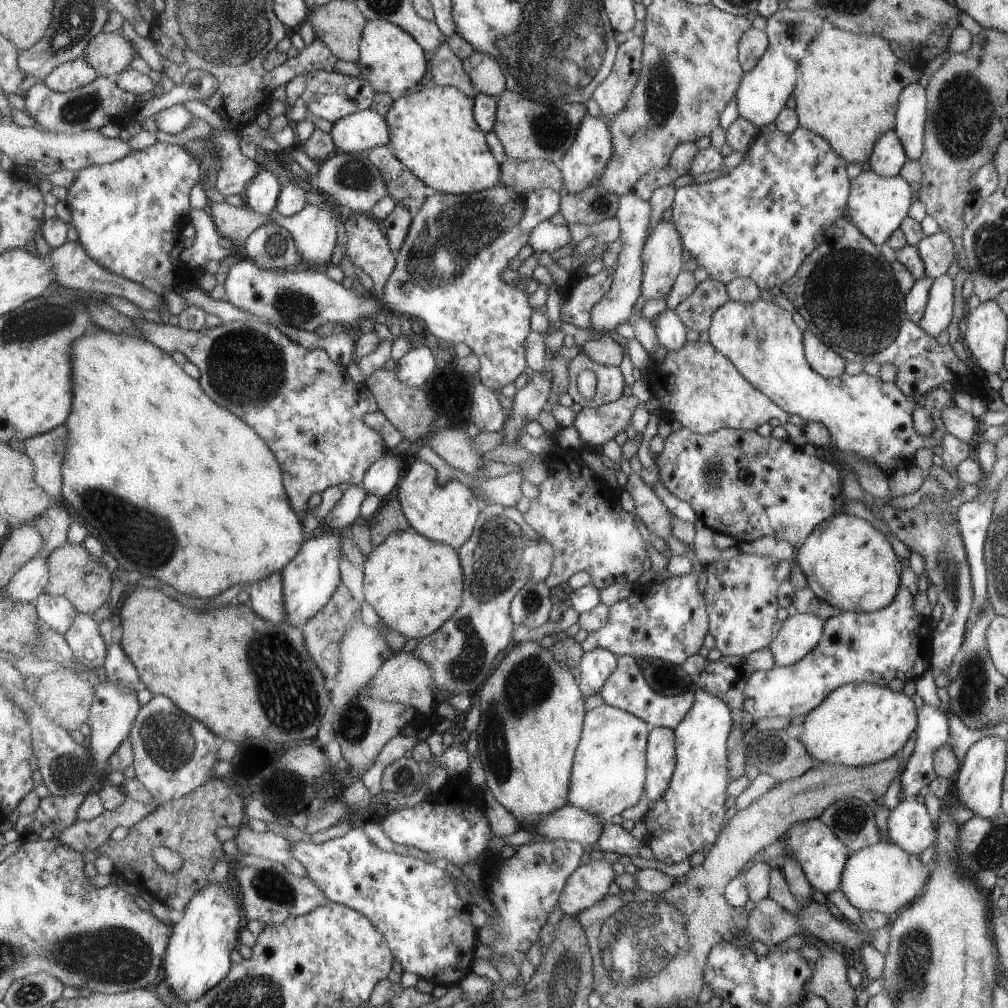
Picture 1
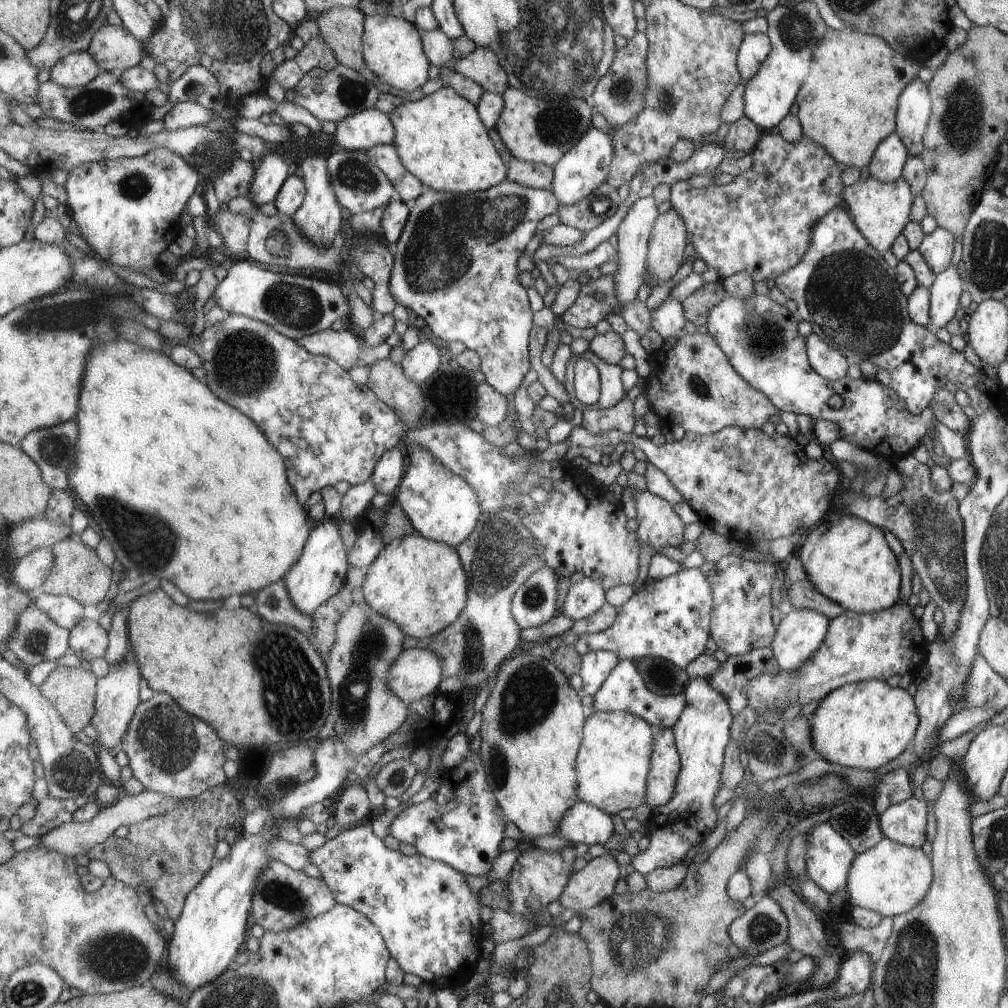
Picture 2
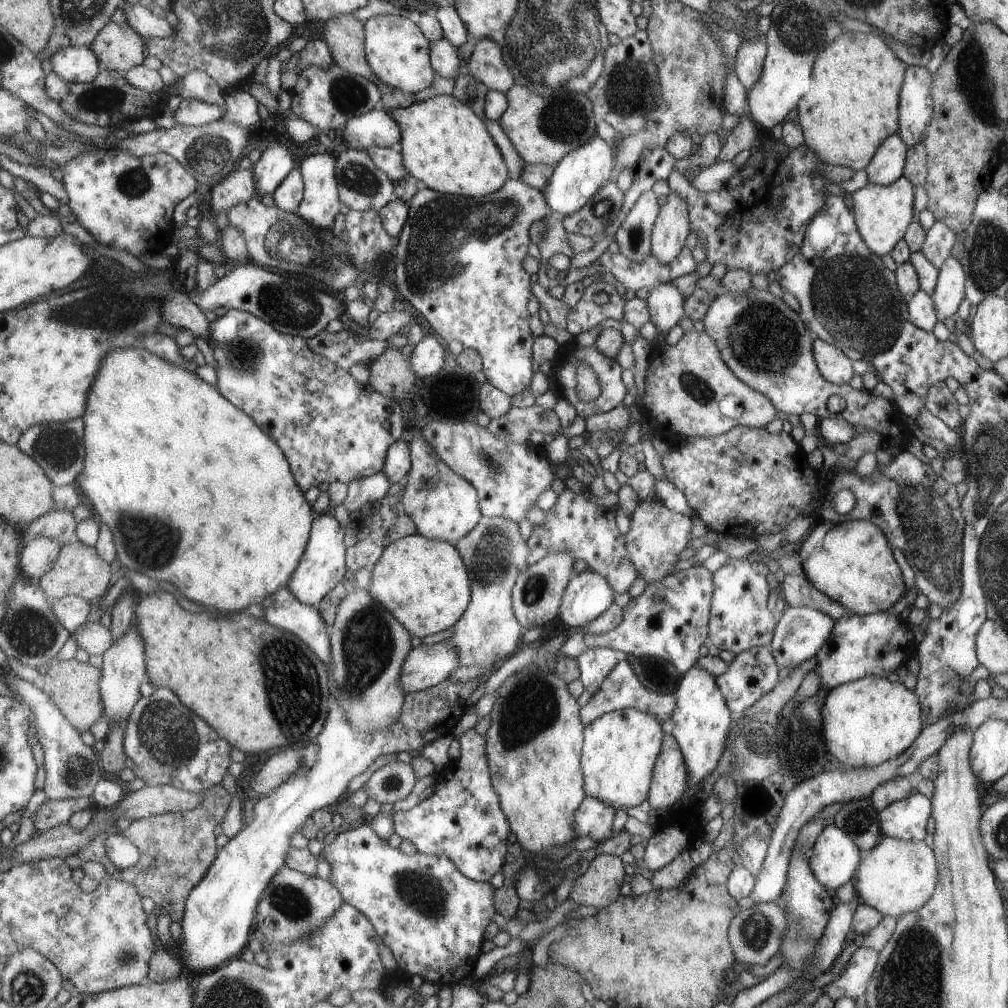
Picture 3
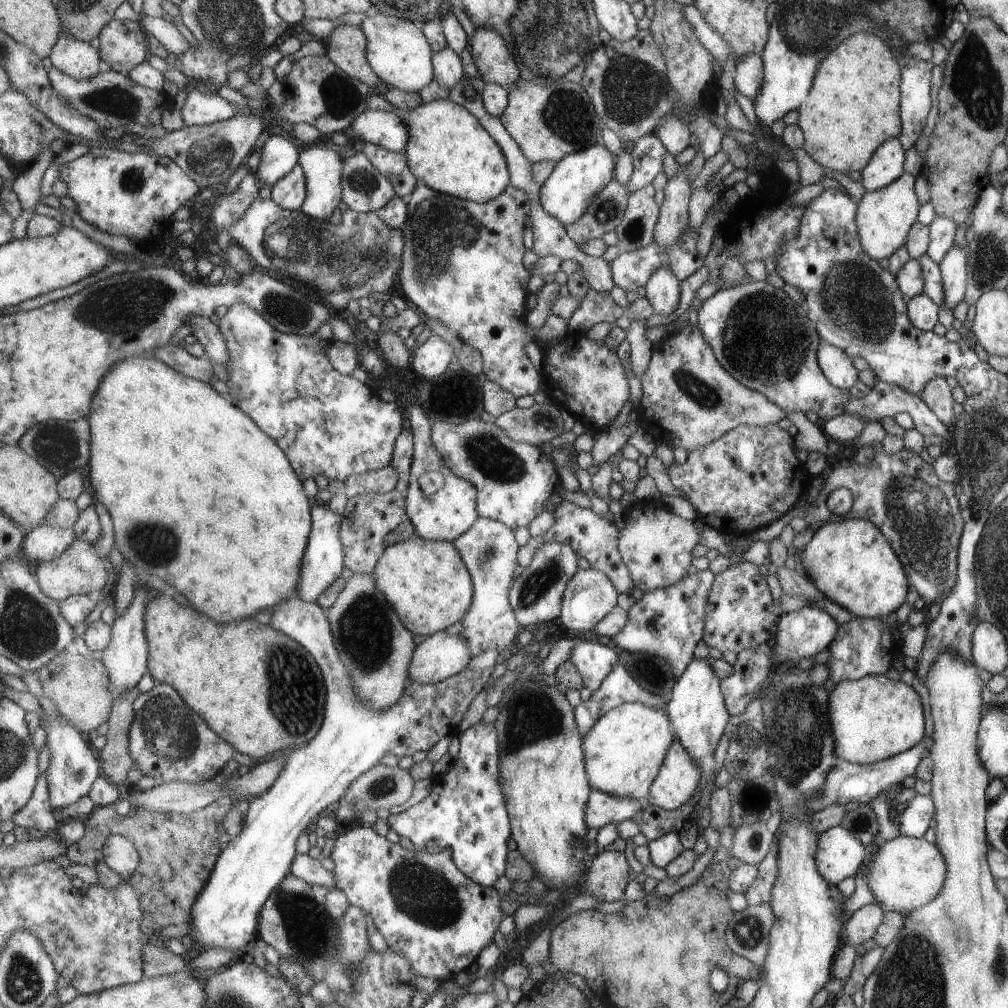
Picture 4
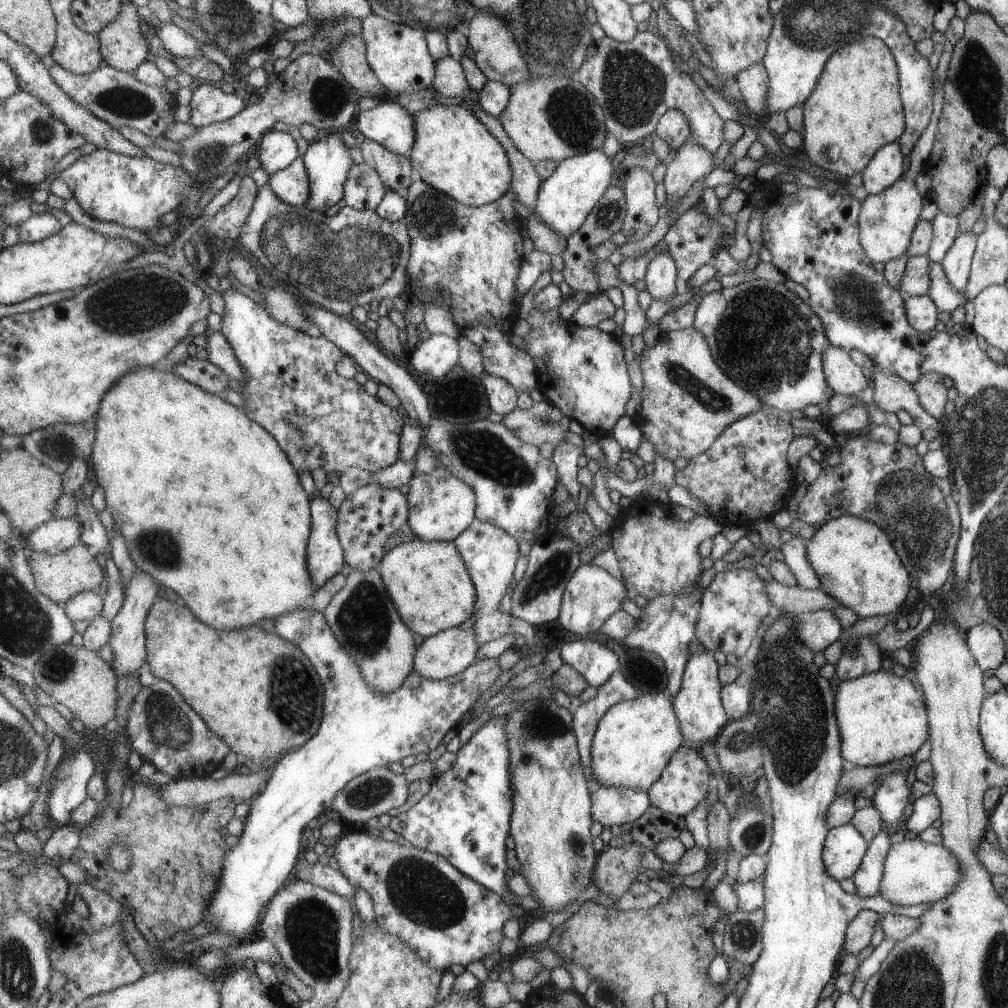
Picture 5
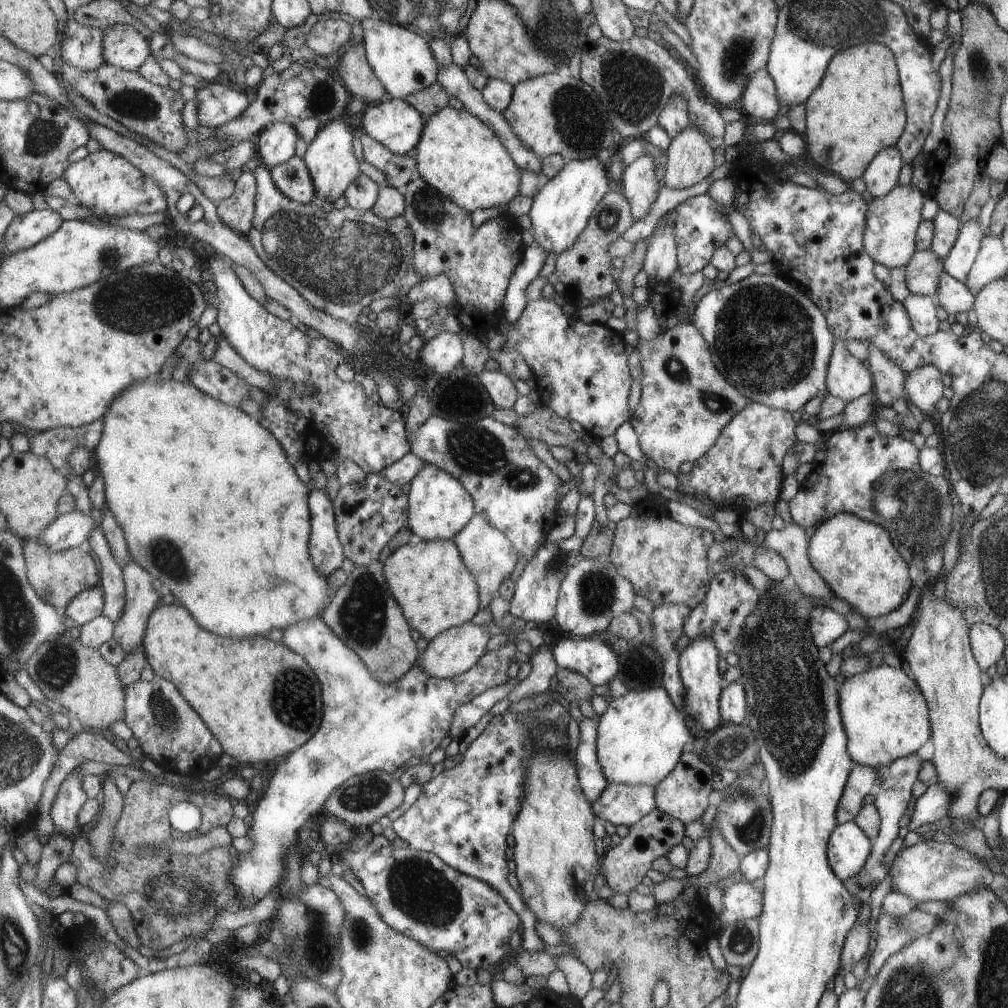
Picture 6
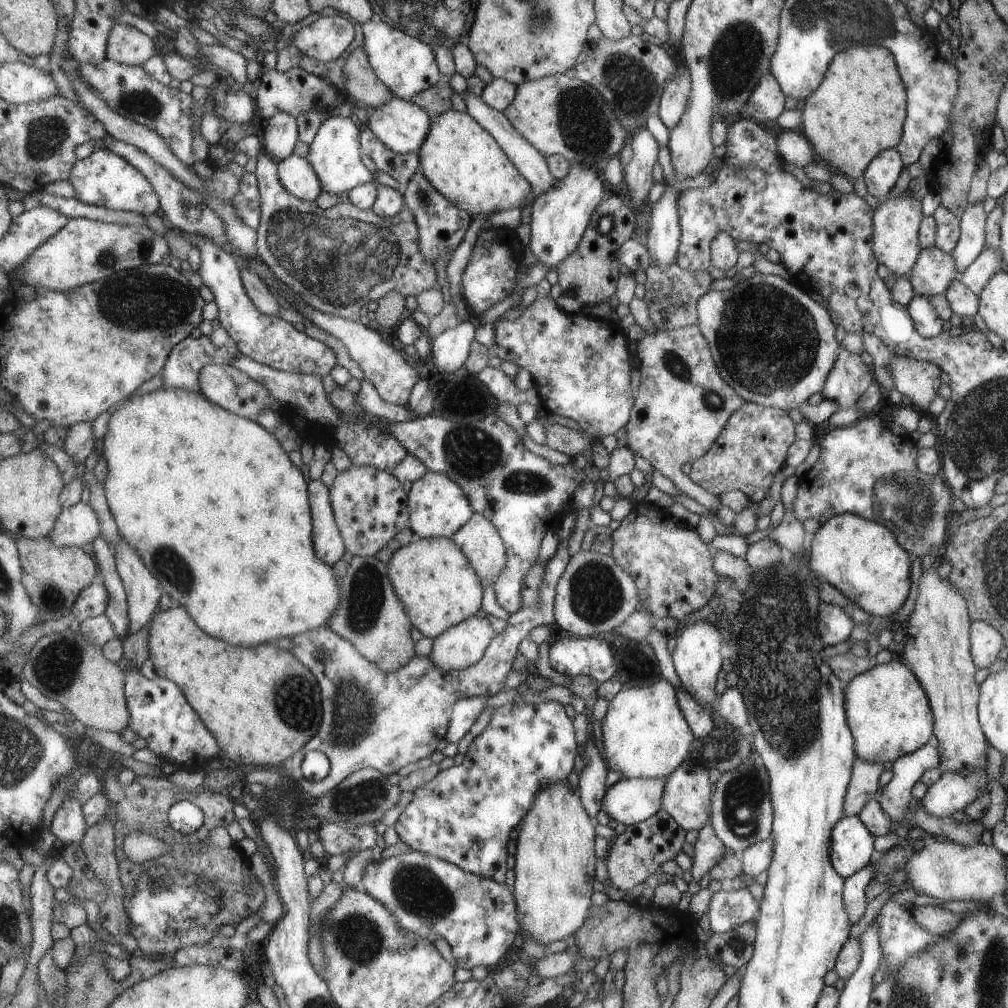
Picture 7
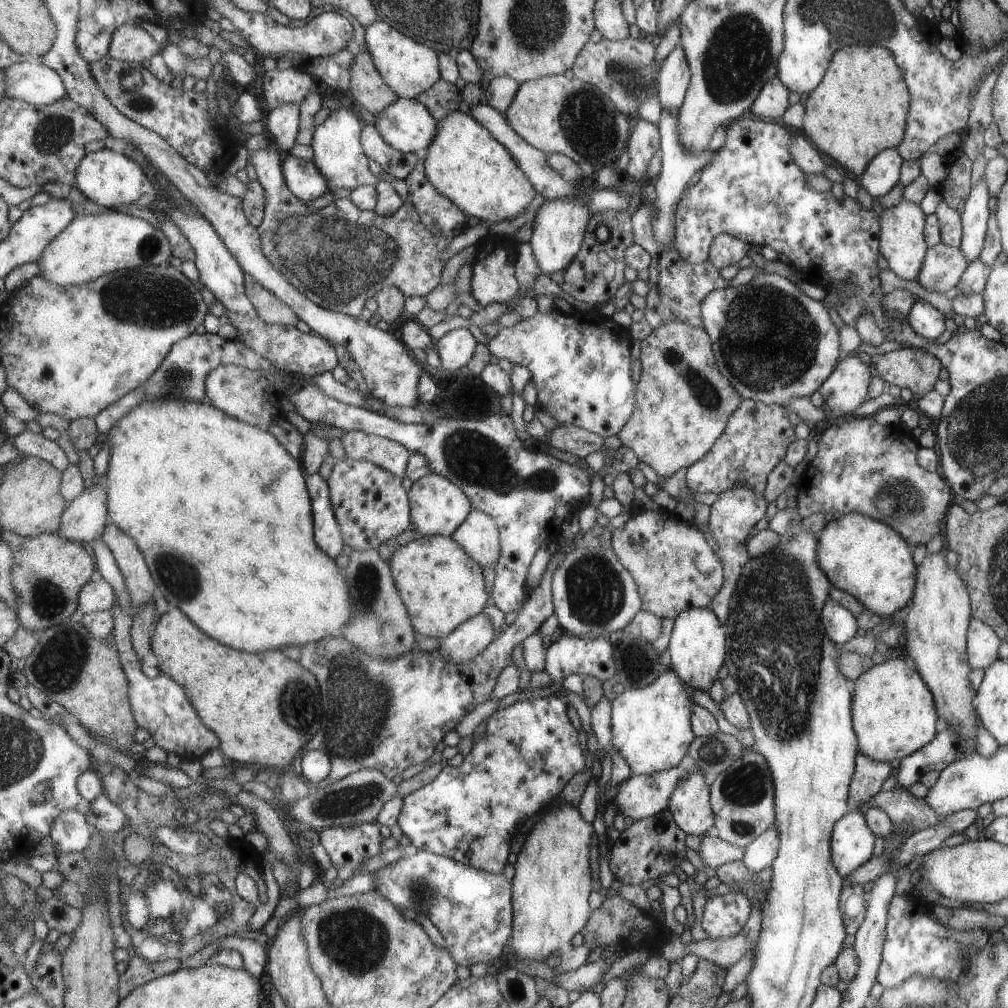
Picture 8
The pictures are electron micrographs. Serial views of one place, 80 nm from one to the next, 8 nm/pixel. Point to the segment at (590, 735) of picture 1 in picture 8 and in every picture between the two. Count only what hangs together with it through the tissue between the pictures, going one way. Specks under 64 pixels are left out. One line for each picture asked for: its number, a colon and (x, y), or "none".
2: (612, 762)
3: (620, 749)
4: (623, 752)
5: (633, 742)
6: (640, 737)
7: (645, 734)
8: (651, 726)

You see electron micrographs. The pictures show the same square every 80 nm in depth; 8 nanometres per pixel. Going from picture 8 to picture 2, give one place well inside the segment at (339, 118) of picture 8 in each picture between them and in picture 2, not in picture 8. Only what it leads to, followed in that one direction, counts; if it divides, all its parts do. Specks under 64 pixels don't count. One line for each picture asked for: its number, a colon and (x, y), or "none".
2: (320, 218)
3: (321, 205)
4: (324, 168)
5: (328, 161)
6: (330, 157)
7: (336, 154)

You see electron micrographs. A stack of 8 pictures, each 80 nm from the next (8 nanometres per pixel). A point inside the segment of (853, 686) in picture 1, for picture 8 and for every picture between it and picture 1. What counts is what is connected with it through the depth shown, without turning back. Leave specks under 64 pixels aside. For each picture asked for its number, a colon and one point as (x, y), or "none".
2: (864, 724)
3: (865, 722)
4: (873, 718)
5: (881, 717)
6: (885, 715)
7: (889, 715)
8: (894, 712)

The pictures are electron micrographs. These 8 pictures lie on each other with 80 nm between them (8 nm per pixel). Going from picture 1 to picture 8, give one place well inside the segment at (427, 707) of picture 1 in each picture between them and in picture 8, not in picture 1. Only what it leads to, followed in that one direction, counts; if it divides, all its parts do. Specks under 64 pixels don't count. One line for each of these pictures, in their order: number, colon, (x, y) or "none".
2: (417, 673)
3: (426, 666)
4: (440, 656)
5: (452, 651)
6: (456, 651)
7: (465, 644)
8: (470, 639)

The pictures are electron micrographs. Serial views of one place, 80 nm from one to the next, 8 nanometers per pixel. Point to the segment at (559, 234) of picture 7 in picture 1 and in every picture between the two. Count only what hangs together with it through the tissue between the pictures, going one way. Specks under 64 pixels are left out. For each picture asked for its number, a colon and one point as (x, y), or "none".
1: (585, 162)
2: (585, 166)
3: (576, 178)
4: (579, 177)
5: (565, 199)
6: (561, 209)

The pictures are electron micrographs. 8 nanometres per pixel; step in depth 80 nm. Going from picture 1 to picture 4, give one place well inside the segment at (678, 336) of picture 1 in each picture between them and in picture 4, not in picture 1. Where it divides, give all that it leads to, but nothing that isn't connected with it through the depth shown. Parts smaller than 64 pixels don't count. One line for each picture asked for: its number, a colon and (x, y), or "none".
2: (667, 319)
3: (664, 301)
4: (662, 290)

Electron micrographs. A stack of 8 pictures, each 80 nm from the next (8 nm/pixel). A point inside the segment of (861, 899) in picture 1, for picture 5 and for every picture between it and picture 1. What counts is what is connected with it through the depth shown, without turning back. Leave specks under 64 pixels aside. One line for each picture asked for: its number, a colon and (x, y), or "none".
2: (889, 878)
3: (895, 877)
4: (906, 873)
5: (913, 871)

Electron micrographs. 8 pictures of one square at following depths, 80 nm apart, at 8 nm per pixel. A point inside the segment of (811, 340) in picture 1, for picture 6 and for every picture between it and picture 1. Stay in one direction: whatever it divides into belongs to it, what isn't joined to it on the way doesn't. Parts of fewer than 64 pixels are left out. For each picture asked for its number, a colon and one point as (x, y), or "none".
2: (829, 362)
3: (834, 366)
4: (835, 365)
5: (843, 377)
6: (846, 378)

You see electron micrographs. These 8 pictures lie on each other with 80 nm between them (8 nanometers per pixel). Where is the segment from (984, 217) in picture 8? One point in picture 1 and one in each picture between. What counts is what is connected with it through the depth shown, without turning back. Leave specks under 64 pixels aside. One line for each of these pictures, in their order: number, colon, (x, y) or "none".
1: (936, 317)
2: (944, 291)
3: (948, 291)
4: (952, 267)
5: (955, 263)
6: (958, 262)
7: (970, 243)

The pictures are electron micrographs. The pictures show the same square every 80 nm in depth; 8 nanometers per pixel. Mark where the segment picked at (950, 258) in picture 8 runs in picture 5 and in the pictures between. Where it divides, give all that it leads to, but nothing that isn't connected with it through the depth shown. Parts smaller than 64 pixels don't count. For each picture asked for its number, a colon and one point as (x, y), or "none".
5: (914, 281)
6: (922, 273)
7: (934, 270)

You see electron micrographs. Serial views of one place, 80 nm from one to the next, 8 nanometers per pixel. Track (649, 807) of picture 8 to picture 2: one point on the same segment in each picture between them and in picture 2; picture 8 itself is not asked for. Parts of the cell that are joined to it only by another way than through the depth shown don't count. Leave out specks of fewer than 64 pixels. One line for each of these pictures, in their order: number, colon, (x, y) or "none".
2: (583, 825)
3: (592, 818)
4: (601, 808)
5: (610, 805)
6: (620, 804)
7: (629, 800)

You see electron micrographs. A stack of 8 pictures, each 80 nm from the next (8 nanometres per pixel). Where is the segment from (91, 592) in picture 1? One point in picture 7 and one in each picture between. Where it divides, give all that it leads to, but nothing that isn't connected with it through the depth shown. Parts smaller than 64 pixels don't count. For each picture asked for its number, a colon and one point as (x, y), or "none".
2: (78, 572)
3: (79, 570)
4: (80, 570)
5: (75, 570)
6: (58, 577)
7: (54, 576)

